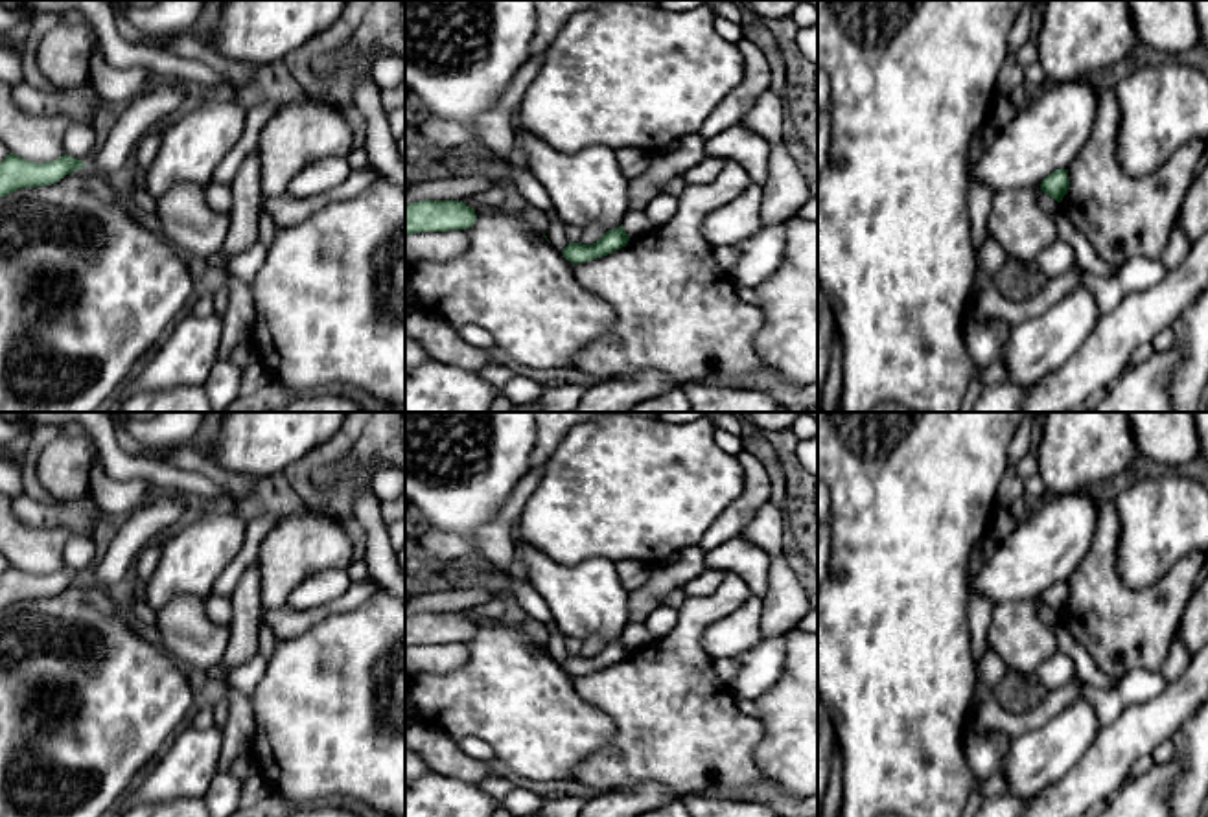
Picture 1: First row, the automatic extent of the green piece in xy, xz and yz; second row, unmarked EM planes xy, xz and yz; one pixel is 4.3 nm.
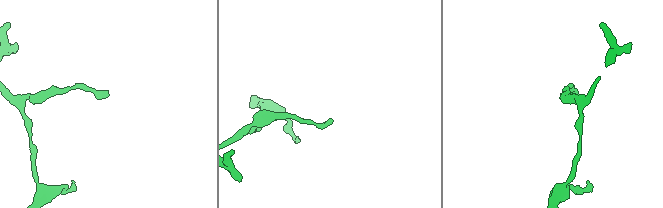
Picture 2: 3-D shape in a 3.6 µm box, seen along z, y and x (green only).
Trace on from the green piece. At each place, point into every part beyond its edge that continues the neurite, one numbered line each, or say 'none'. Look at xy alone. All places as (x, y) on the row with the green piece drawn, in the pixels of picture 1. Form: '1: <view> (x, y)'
none

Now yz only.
none

